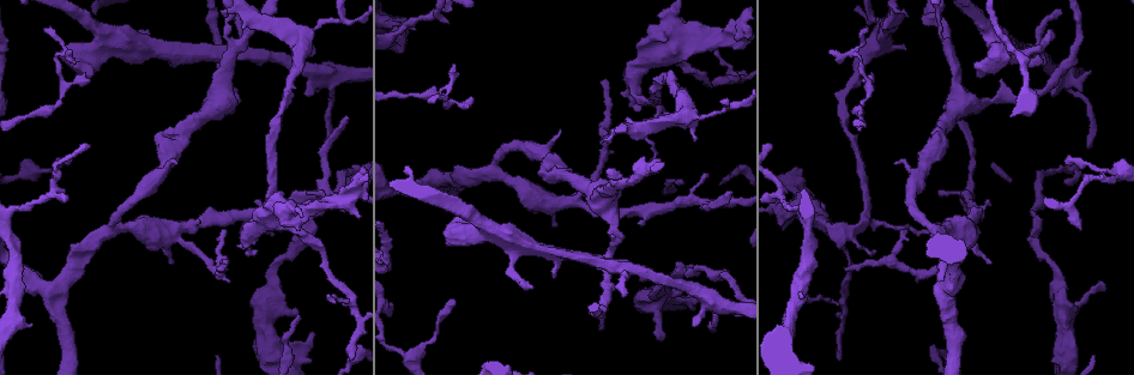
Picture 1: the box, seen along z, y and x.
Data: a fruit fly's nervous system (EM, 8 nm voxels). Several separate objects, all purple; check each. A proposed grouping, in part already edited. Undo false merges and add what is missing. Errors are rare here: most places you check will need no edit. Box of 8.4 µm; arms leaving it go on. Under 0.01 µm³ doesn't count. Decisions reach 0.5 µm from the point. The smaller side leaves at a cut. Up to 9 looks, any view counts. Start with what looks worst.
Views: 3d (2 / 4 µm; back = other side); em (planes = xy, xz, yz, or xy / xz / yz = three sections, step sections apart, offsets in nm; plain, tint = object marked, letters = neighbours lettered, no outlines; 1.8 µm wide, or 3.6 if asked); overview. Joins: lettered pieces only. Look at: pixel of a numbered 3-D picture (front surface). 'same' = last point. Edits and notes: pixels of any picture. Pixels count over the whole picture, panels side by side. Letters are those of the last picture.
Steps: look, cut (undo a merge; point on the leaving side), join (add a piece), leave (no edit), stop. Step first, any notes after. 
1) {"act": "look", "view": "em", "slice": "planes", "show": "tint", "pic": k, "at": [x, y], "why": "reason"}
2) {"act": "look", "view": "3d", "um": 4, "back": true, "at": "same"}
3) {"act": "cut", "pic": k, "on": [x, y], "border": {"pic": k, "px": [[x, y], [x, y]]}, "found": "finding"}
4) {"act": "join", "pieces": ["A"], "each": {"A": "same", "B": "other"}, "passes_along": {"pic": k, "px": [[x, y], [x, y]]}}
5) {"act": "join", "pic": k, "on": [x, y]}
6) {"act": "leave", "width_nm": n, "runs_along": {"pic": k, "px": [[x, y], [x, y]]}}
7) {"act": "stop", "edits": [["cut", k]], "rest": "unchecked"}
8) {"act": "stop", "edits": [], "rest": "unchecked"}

{"act": "look", "view": "3d", "um": 2, "back": true, "pic": 1, "at": [311, 334]}

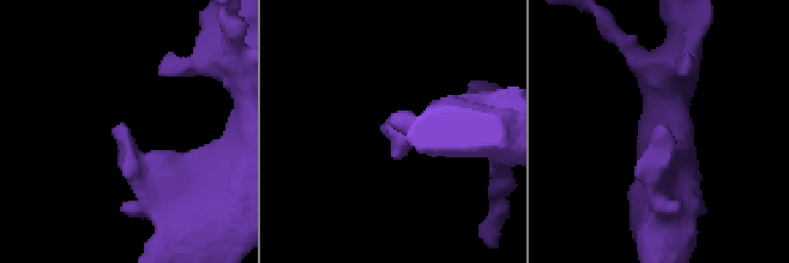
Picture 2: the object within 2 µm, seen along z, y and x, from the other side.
{"act": "look", "view": "em", "slice": "yz", "step": 8, "show": "tint", "pic": 2, "at": [668, 128]}

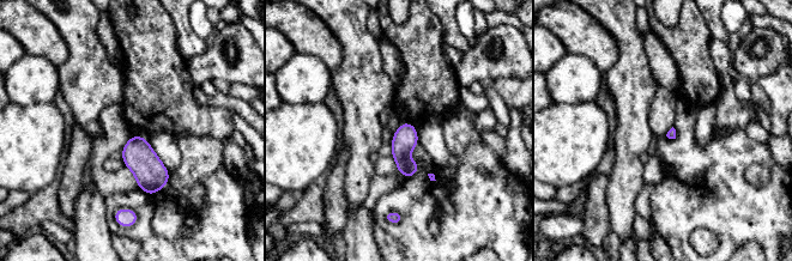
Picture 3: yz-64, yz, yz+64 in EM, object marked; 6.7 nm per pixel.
{"act": "look", "view": "em", "slice": "yz", "step": 8, "show": "letters", "at": "same"}

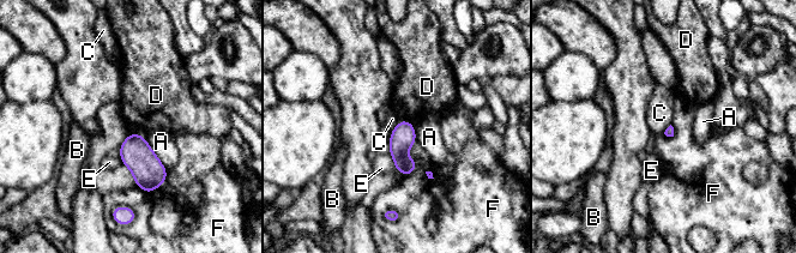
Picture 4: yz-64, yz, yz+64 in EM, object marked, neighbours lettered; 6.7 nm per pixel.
{"act": "leave", "each": {"A": "other", "B": "other", "C": "other", "D": "other", "E": "other", "F": "other"}, "border": {"pic": 4, "px": [[402, 120], [391, 130]]}, "found": "no lettered piece goes on from it"}

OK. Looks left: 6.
{"act": "look", "view": "em", "slice": "xy", "step": 16, "show": "tint", "pic": 1, "at": [1066, 179], "why": "an open end"}

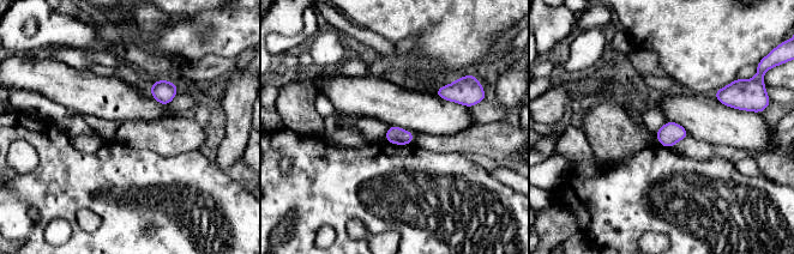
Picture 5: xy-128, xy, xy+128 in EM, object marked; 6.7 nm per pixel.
{"act": "look", "view": "em", "slice": "planes", "show": "letters", "at": "same"}

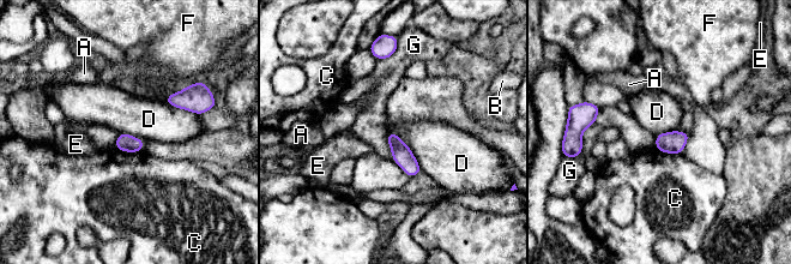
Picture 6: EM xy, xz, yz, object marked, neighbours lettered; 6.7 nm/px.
{"act": "leave", "each": {"A": "other", "B": "other", "C": "other", "D": "other", "E": "other", "F": "other", "G": "other"}, "found": "no lettered piece goes on from it"}

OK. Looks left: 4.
{"act": "look", "view": "3d", "um": 2, "pic": 1, "at": [846, 271], "why": "free end"}

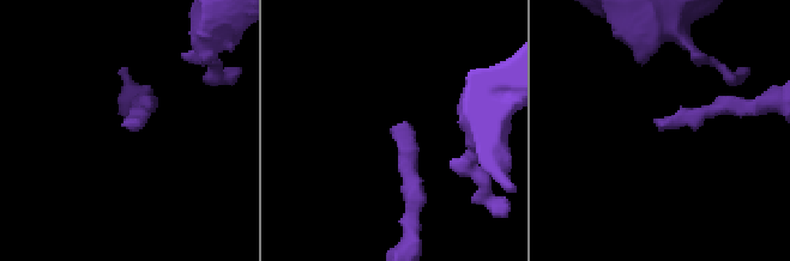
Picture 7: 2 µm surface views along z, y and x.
{"act": "look", "view": "em", "slice": "xy", "step": 16, "show": "letters", "pic": 7, "at": [658, 126], "why": "shape alone is not enough"}

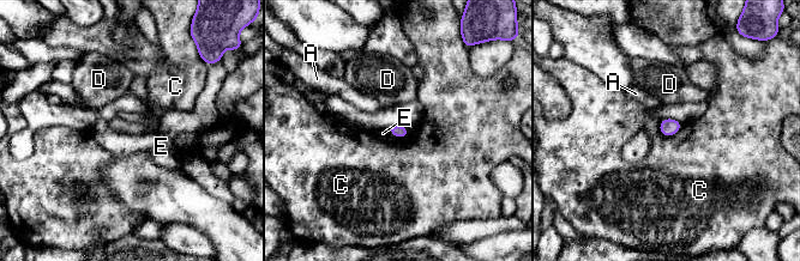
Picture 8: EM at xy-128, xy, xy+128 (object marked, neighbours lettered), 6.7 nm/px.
{"act": "leave", "each": {"A": "other", "C": "other", "D": "other", "E": "other"}, "border": {"pic": 8, "px": [[386, 128], [391, 134], [404, 138]]}, "found": "none of them fits"}

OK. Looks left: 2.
{"act": "look", "view": "3d", "um": 2, "pic": 1, "at": [497, 172]}

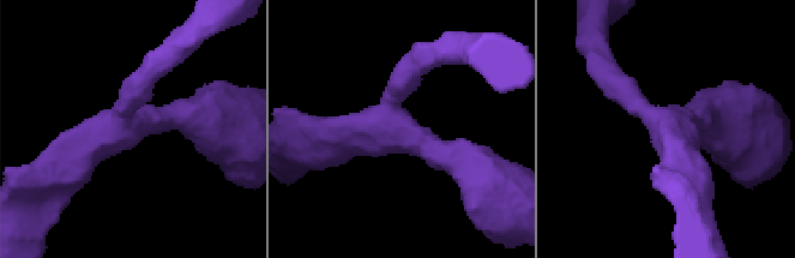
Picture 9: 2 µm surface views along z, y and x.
{"act": "look", "view": "em", "slice": "planes", "show": "letters", "pic": 9, "at": [666, 119], "why": "shape alone is not enough"}

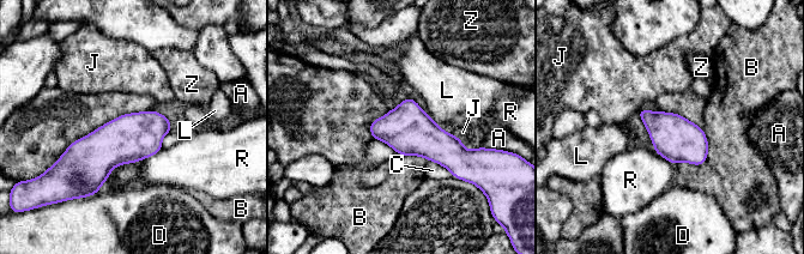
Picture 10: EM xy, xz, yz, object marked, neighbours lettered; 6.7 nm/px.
{"act": "leave", "each": {"A": "other", "B": "other", "C": "other", "D": "other", "J": "other", "L": "other", "R": "other", "Z": "other"}, "border": {"pic": 10, "px": [[427, 112], [437, 125]]}, "found": "continuous, no second cell"}

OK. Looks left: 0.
{"act": "stop", "edits": [], "rest": "unchecked"}

